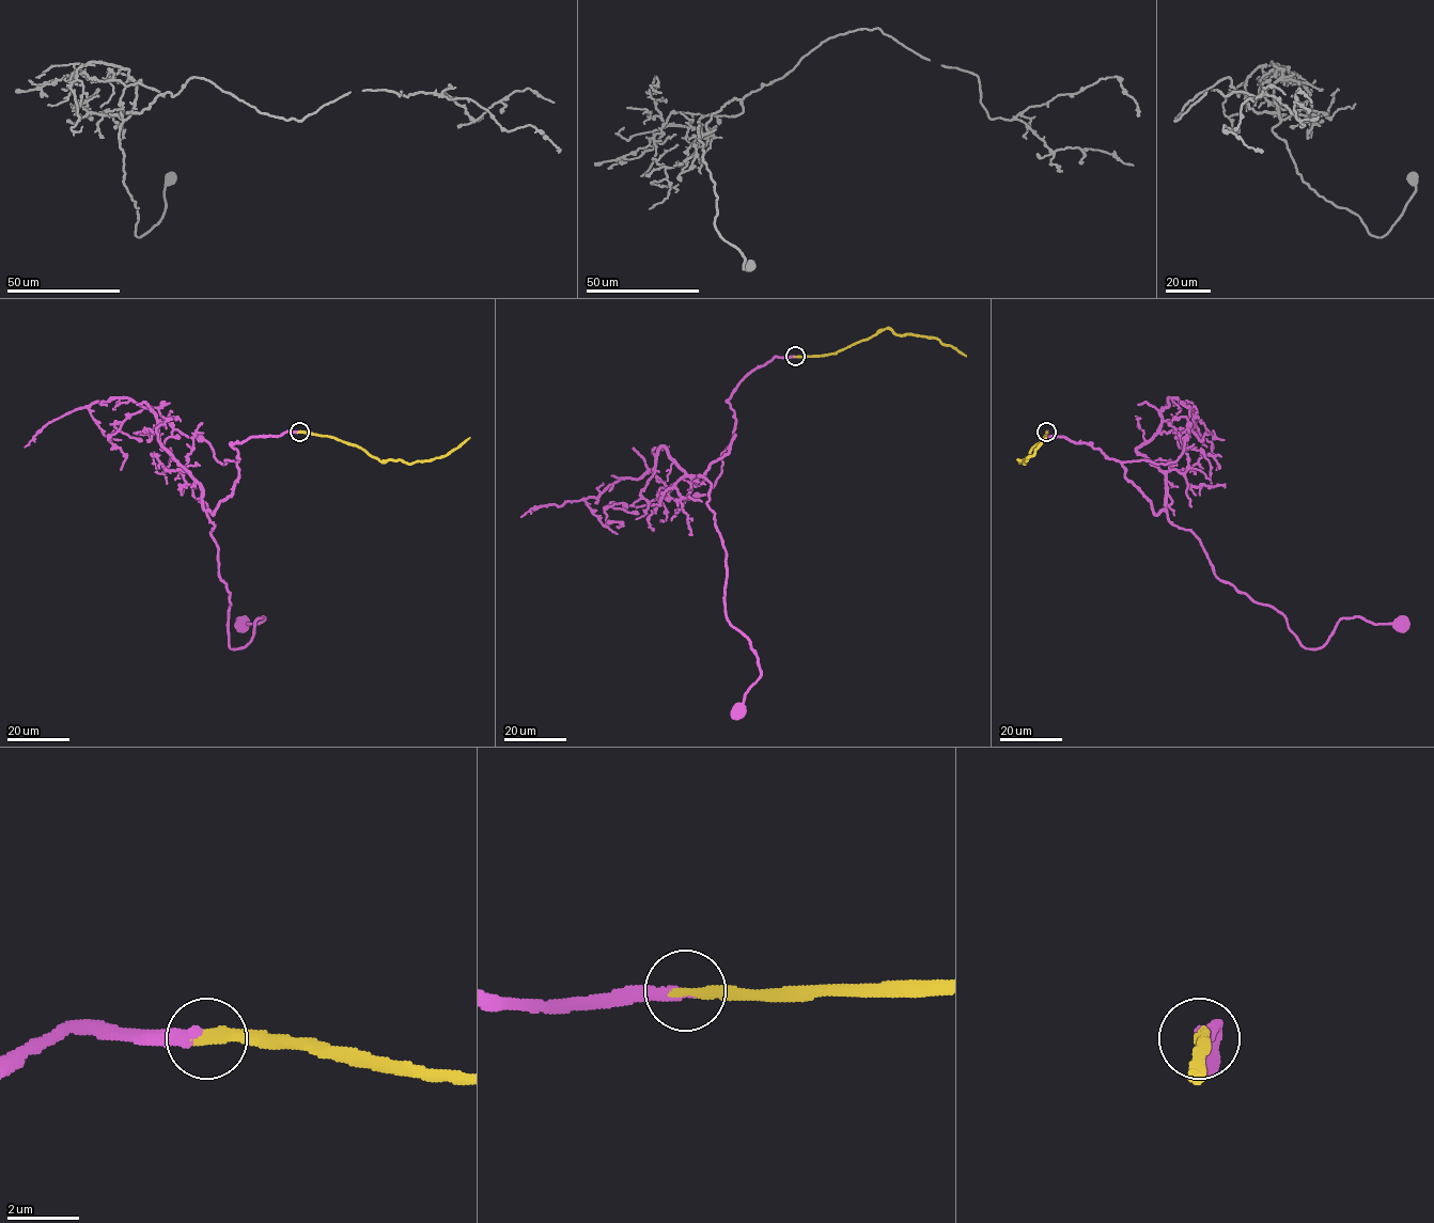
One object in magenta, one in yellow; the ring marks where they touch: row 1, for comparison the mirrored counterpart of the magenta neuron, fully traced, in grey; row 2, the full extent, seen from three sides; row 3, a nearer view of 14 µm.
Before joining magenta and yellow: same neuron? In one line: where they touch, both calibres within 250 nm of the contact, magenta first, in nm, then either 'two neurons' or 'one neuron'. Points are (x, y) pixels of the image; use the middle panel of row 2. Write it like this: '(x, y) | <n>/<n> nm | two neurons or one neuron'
(795, 356) | 320/340 nm | one neuron

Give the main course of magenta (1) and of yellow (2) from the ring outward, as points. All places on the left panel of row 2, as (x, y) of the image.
1: (299, 432), (232, 445), (233, 492), (206, 514), (230, 592), (231, 648), (264, 618), (240, 624)
2: (299, 432), (334, 437), (361, 448), (380, 460), (399, 459), (409, 464), (441, 457), (469, 437)

